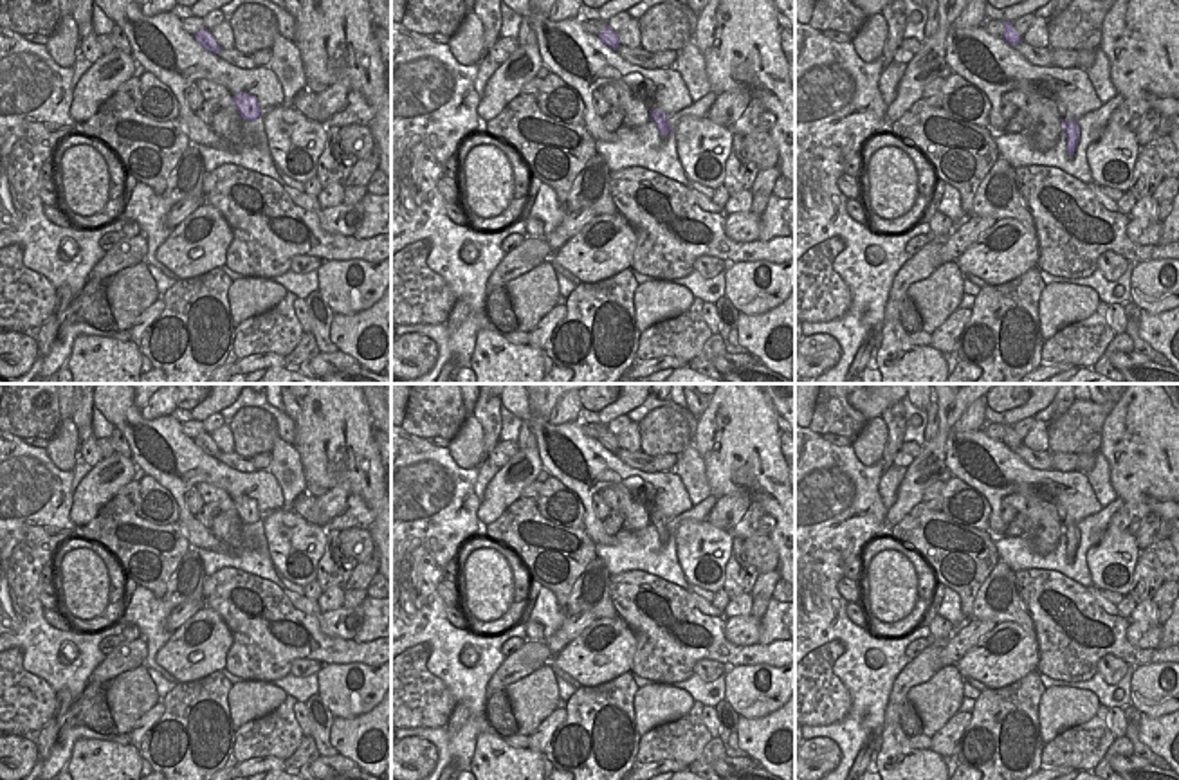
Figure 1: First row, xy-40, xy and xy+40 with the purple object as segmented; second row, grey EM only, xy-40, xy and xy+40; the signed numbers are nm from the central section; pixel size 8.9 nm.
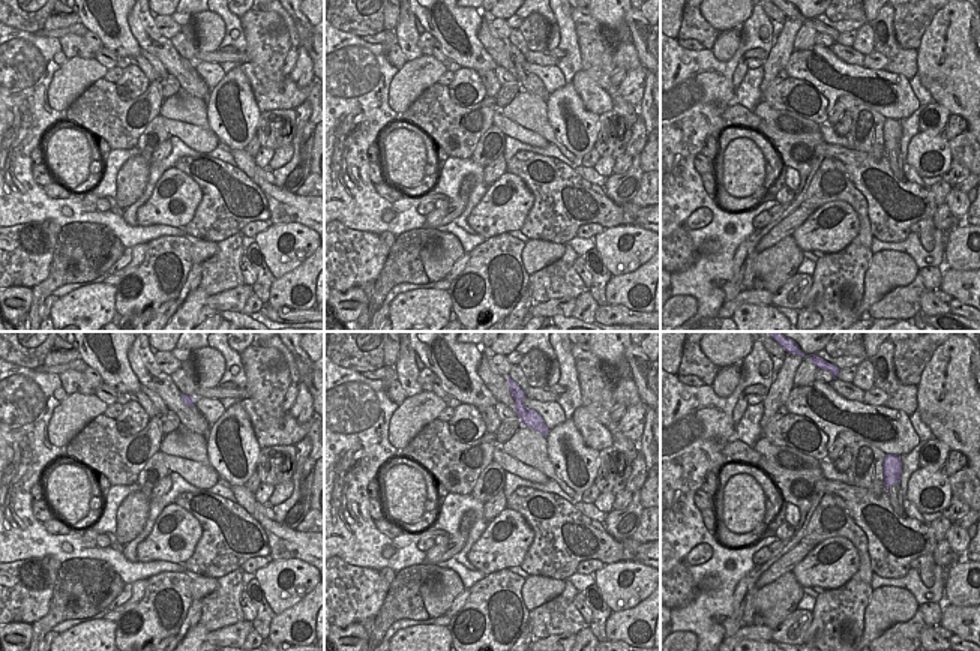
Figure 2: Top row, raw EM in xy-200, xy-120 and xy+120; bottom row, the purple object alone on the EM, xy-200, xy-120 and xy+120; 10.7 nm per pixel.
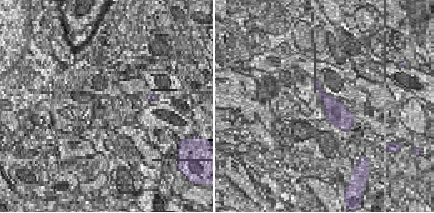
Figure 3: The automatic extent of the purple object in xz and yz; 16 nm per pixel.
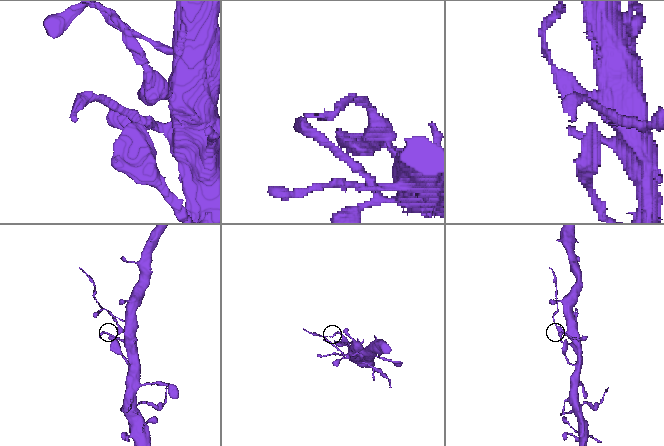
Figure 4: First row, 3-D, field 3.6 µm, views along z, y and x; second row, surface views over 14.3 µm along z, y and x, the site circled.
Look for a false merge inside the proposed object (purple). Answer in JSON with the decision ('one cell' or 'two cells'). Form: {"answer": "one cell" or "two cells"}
{"answer": "two cells"}

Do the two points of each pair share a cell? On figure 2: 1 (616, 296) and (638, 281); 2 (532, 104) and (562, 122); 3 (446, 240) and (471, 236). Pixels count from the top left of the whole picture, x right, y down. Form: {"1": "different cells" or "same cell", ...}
{"1": "same cell", "2": "different cells", "3": "different cells"}

